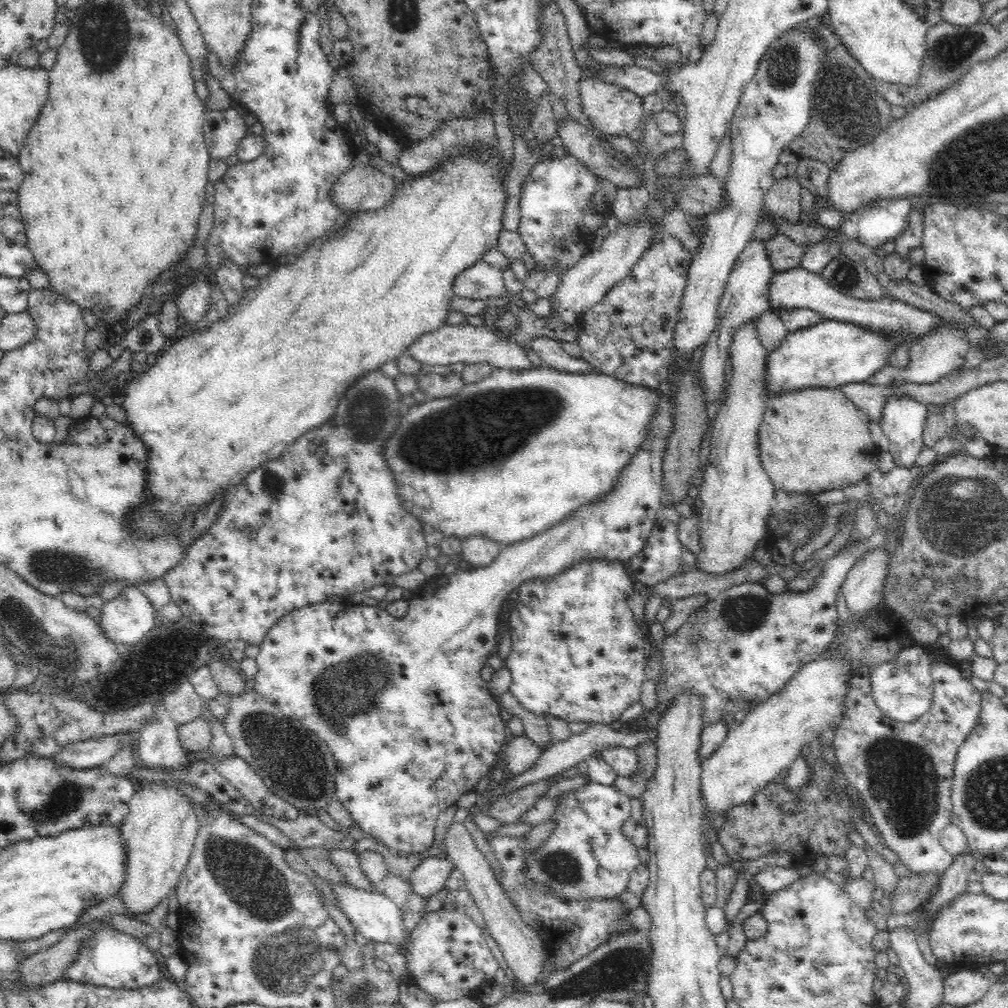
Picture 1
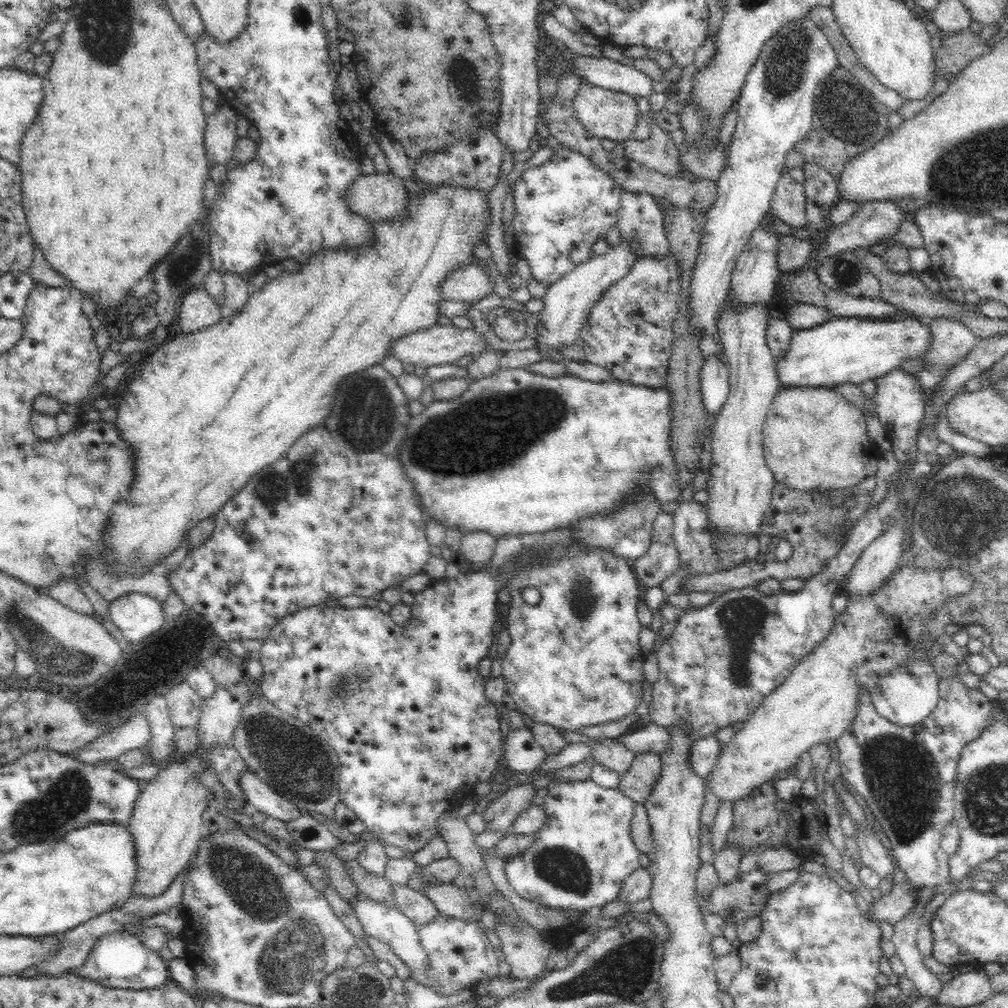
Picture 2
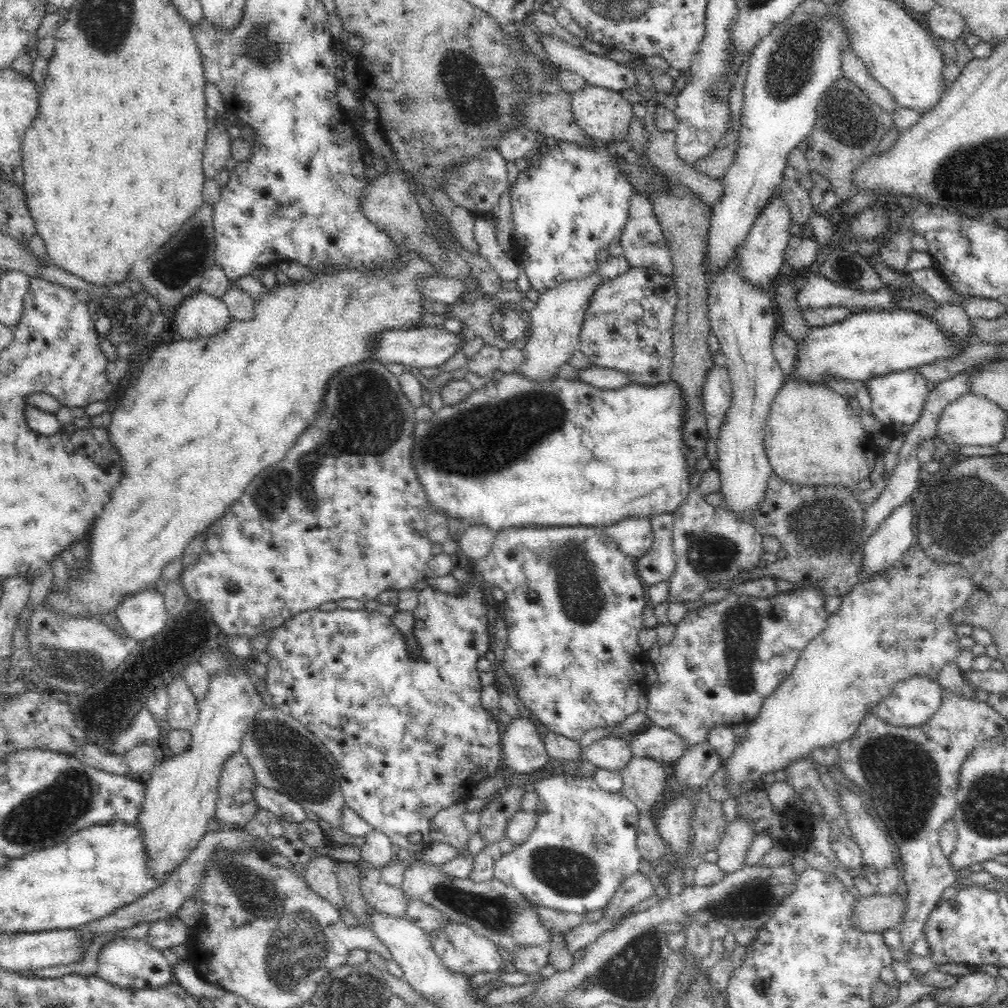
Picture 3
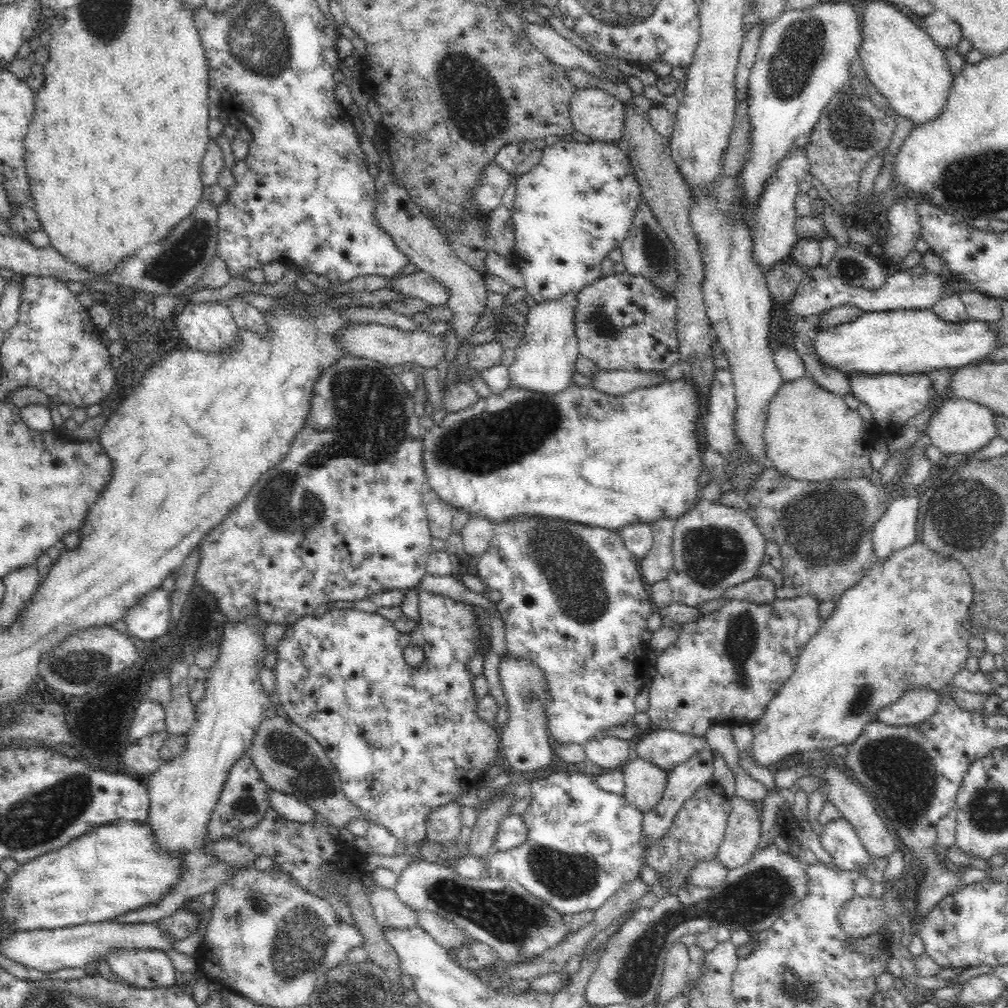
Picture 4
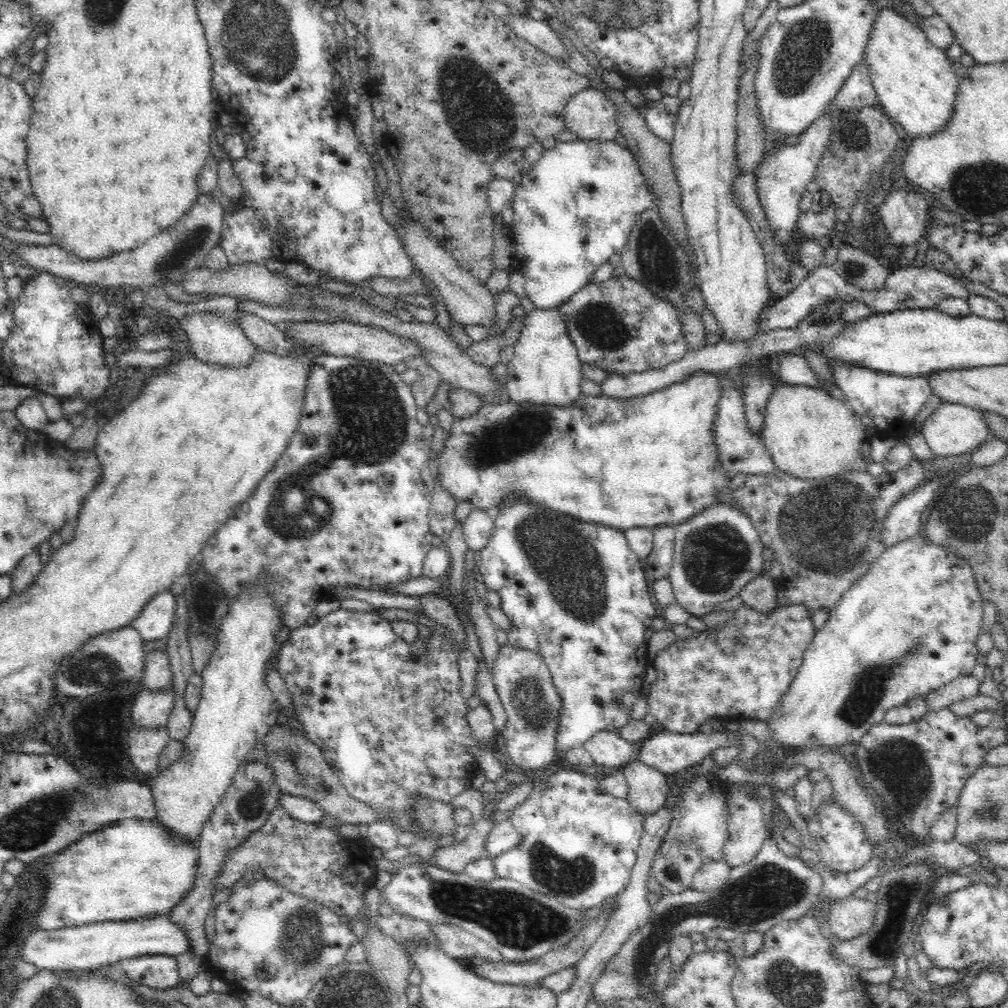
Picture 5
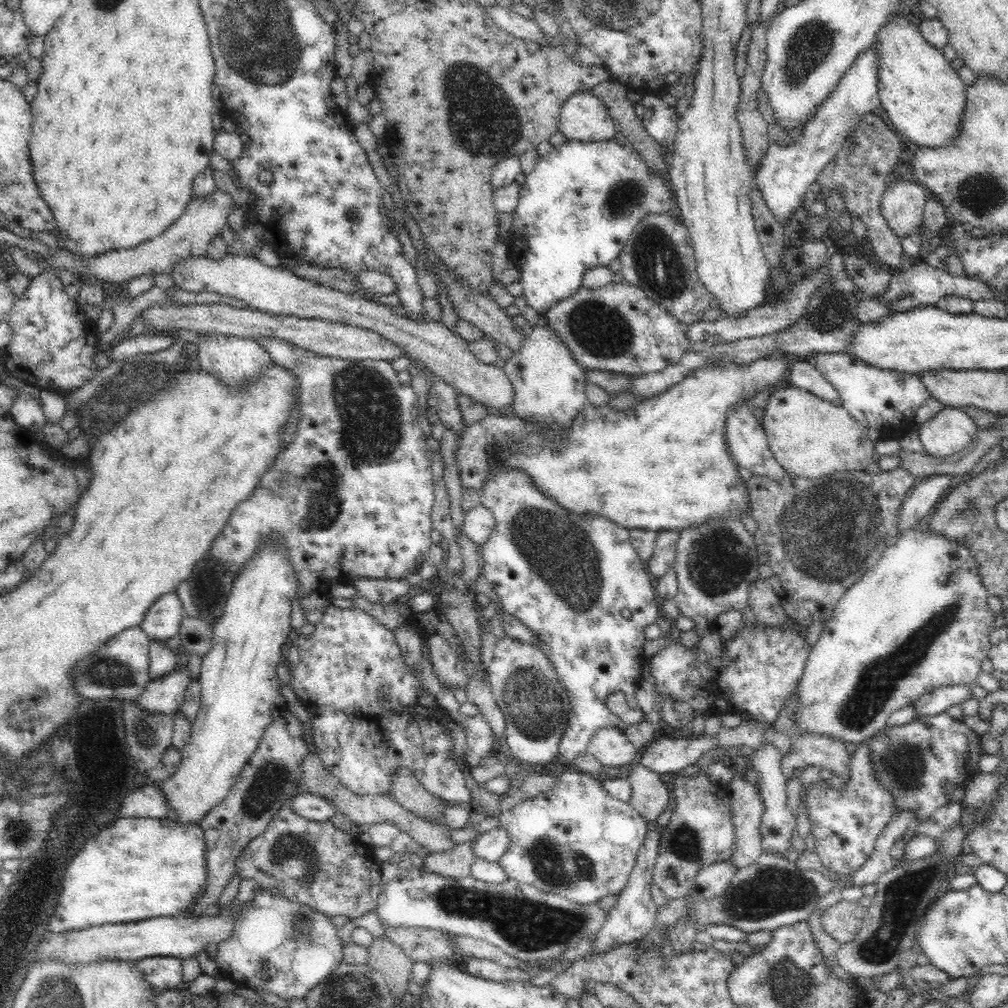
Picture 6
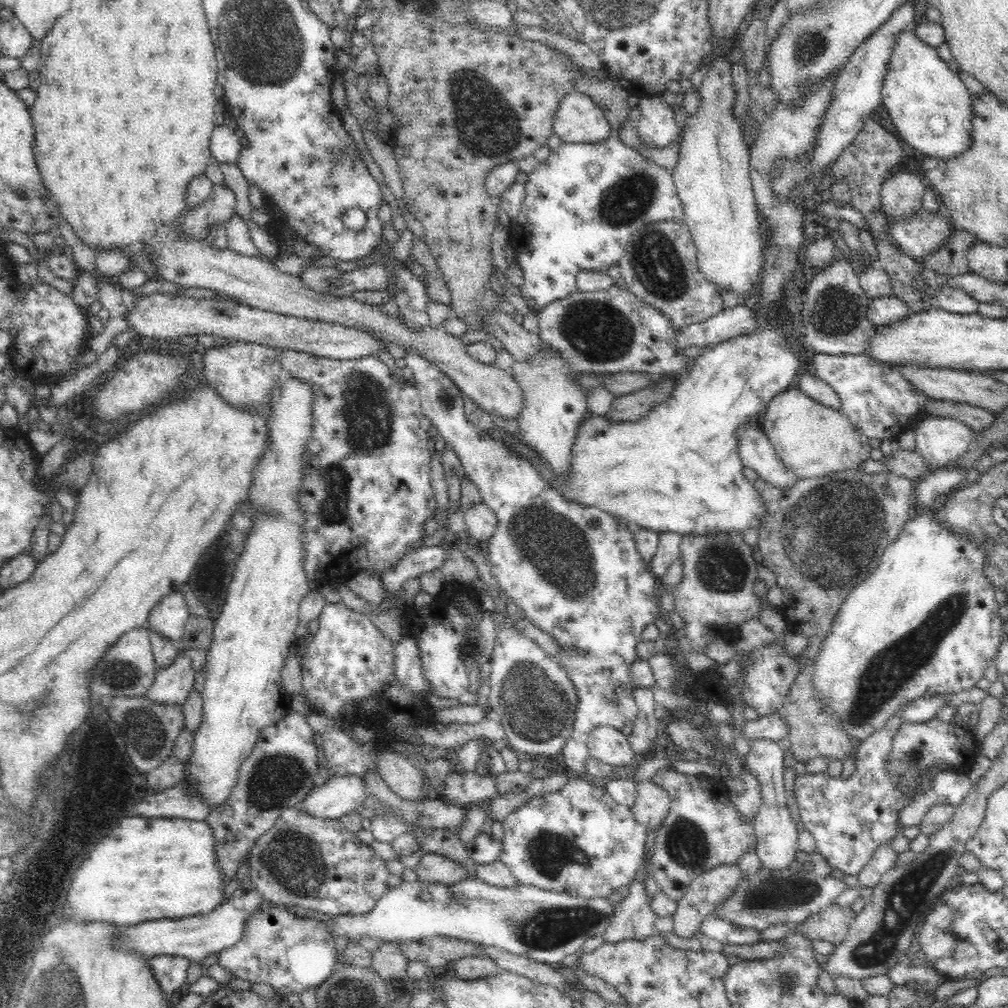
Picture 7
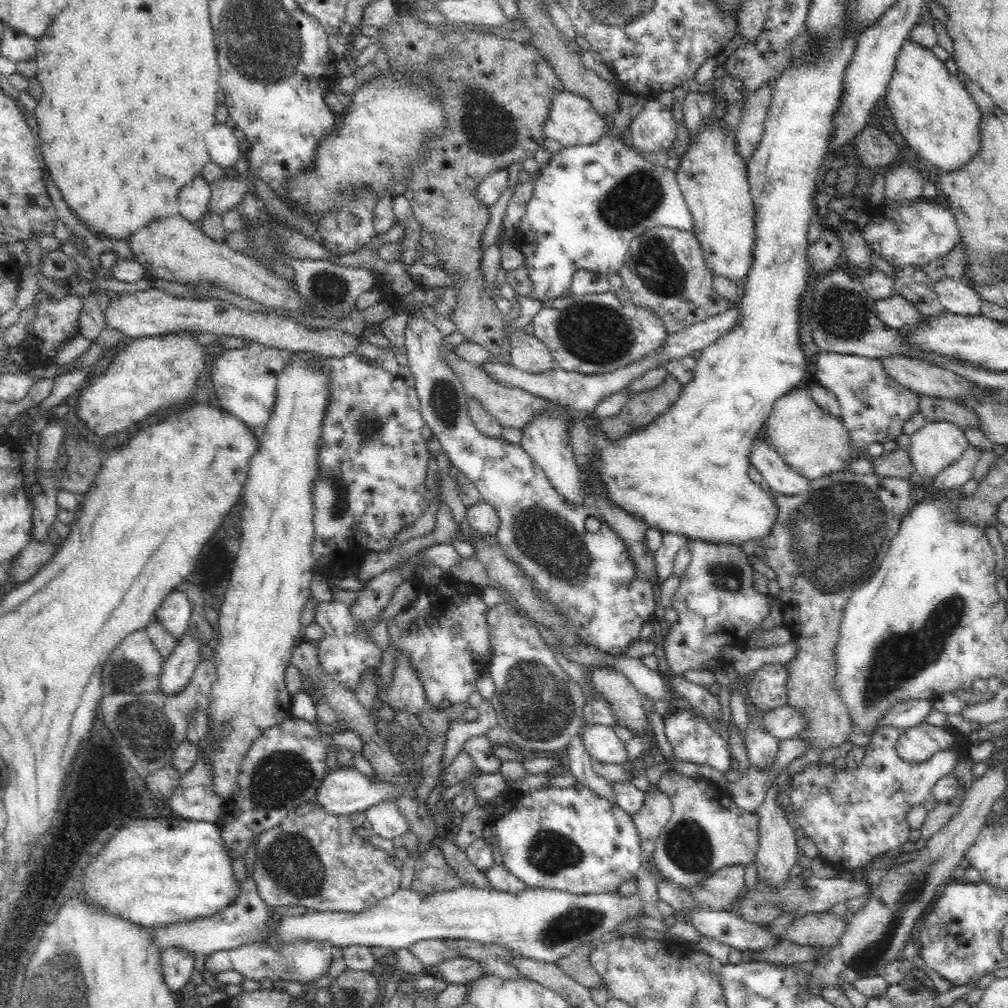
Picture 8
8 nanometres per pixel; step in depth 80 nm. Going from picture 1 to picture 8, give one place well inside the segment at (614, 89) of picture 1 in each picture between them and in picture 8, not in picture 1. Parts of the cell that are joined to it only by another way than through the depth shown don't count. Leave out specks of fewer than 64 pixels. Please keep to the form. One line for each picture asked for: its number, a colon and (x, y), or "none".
2: (606, 114)
3: (601, 113)
4: (594, 113)
5: (590, 115)
6: (584, 118)
7: (578, 119)
8: (572, 121)

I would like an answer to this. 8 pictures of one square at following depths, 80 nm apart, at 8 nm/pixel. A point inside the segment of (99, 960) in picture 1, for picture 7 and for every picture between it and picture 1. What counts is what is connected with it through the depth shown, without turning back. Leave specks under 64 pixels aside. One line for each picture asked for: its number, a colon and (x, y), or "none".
2: (120, 960)
3: (131, 963)
4: (146, 968)
5: (161, 972)
6: (163, 972)
7: (170, 970)

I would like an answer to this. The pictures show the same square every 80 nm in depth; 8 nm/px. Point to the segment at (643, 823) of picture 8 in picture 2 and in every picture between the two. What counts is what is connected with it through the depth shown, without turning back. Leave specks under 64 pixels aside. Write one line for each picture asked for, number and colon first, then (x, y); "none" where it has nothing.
2: (637, 782)
3: (644, 780)
4: (644, 782)
5: (647, 787)
6: (649, 798)
7: (652, 803)

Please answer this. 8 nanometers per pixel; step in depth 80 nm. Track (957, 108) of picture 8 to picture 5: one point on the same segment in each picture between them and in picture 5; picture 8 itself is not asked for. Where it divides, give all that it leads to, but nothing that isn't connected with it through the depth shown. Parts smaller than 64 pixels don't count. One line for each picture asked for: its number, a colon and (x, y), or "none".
5: (916, 85)
6: (925, 99)
7: (931, 108)

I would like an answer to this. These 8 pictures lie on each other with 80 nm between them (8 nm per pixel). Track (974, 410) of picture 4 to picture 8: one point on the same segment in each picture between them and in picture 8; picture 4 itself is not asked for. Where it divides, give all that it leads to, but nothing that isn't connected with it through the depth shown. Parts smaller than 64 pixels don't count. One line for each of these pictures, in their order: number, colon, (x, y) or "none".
5: (952, 429)
6: (949, 430)
7: (940, 440)
8: (937, 444)

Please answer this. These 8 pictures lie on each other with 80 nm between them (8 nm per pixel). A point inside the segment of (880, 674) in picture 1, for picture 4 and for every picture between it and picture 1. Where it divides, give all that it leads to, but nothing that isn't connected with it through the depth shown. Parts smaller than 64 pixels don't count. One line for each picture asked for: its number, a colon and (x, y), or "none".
2: (907, 696)
3: (914, 701)
4: (916, 705)

